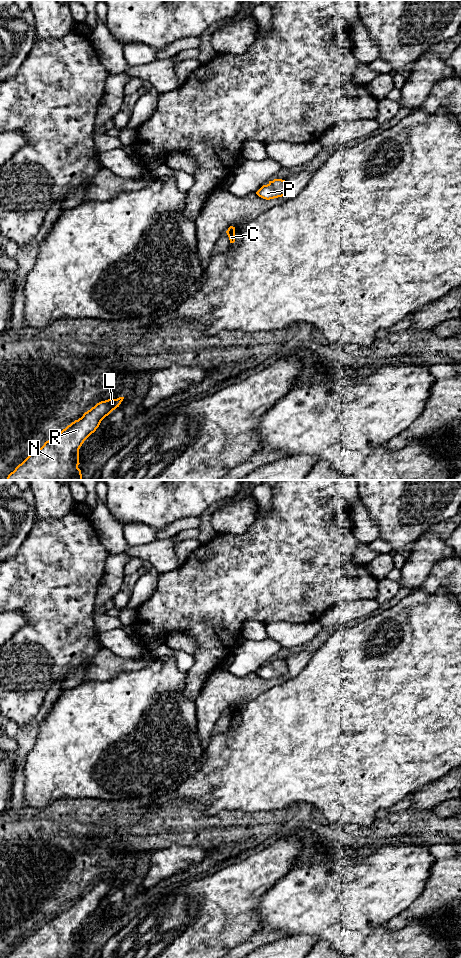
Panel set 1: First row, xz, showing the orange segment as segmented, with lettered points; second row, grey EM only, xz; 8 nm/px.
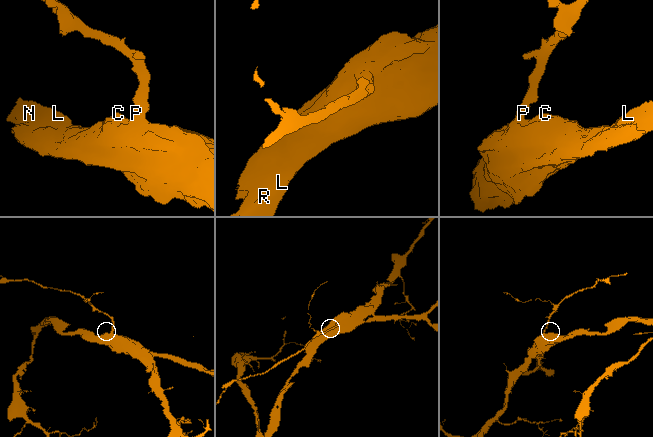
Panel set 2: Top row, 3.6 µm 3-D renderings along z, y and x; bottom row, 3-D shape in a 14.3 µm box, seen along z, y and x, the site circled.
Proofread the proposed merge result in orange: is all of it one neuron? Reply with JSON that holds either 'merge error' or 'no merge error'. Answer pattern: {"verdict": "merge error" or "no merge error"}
{"verdict": "no merge error"}

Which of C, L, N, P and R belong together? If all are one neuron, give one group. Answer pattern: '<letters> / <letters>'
C L N P R

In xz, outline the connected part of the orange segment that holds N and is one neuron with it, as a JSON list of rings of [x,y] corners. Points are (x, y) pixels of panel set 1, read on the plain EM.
[[[119,877],[97,883],[81,898],[72,902],[59,914],[46,921],[41,928],[30,934],[7,958],[82,958],[81,950],[78,948],[80,927],[96,911],[101,901],[119,887],[123,879],[124,877]]]

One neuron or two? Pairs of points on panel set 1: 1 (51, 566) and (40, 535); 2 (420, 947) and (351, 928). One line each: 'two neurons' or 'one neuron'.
1: one neuron
2: two neurons

